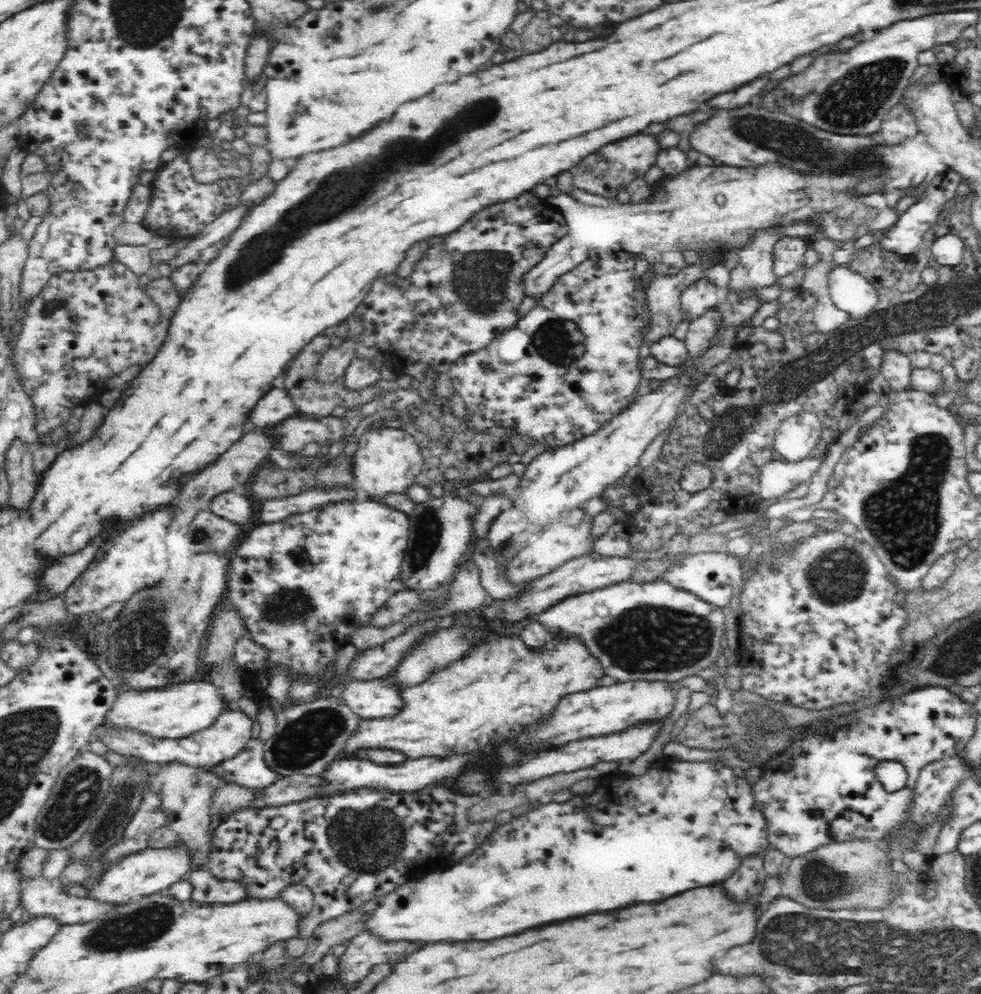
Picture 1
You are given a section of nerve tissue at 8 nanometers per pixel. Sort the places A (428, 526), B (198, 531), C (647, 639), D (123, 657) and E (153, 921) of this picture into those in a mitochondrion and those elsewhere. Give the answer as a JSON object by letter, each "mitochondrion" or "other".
{"A":"mitochondrion","B":"mitochondrion","C":"mitochondrion","D":"mitochondrion","E":"mitochondrion"}

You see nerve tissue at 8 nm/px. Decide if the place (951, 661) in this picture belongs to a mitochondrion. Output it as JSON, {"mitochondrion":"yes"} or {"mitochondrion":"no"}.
{"mitochondrion":"yes"}

